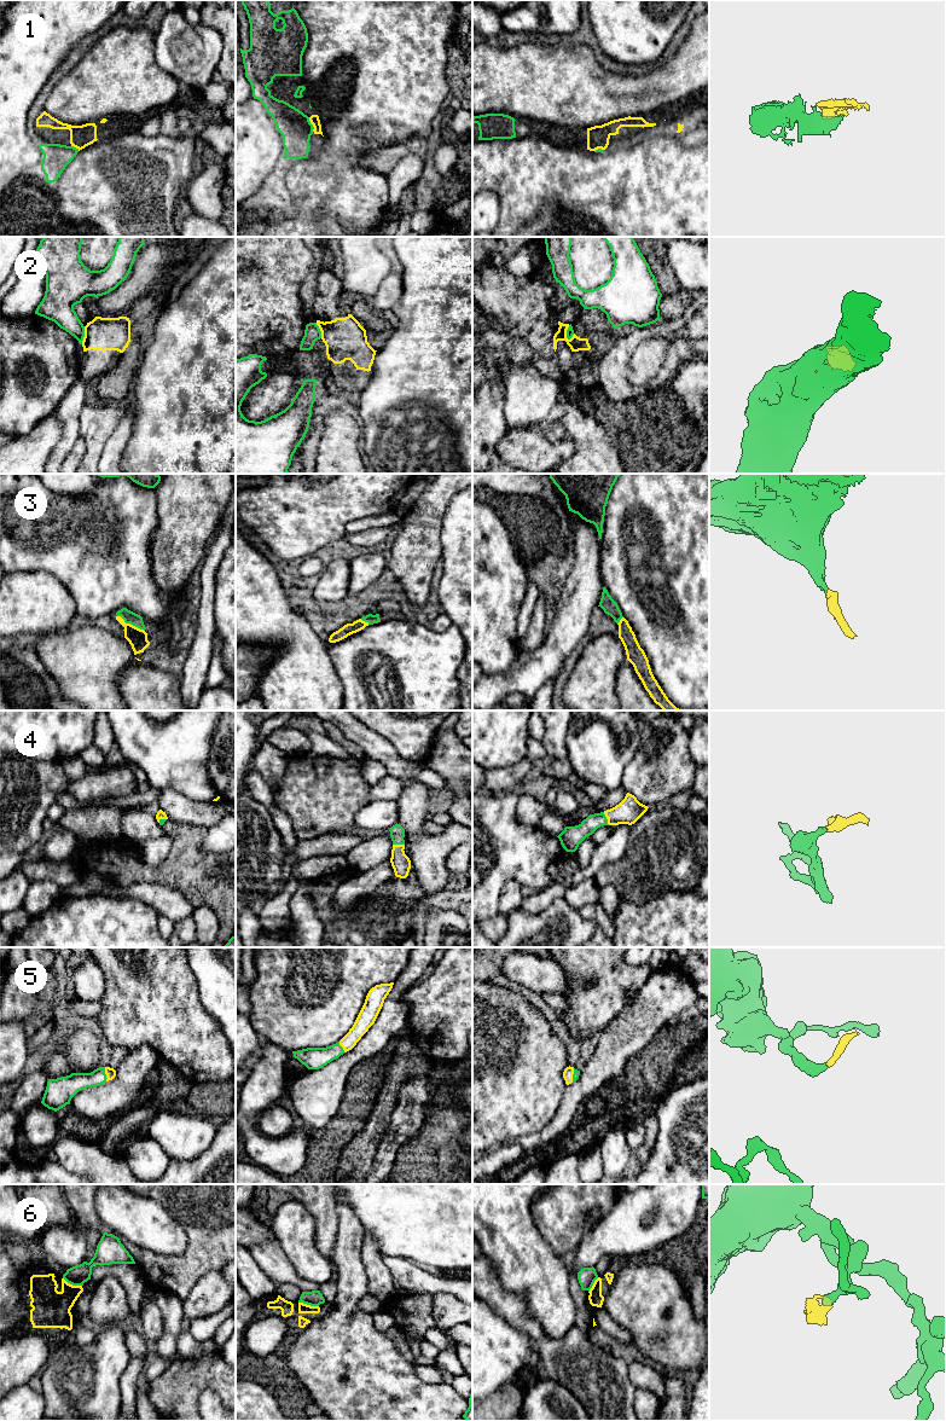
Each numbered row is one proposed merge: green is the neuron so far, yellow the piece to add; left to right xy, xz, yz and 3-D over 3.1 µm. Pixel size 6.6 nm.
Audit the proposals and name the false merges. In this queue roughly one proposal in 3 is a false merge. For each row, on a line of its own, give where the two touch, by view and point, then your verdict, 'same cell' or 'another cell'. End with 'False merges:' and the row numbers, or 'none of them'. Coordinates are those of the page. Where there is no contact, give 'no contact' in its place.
1: contact xz (312, 125); same cell
2: contact xy (83, 335); another cell
3: contact xy (131, 624); same cell
4: contact yz (605, 818); same cell
5: contact xy (105, 1074); same cell
6: contact xz (308, 1304); another cell
False merges: 2, 6

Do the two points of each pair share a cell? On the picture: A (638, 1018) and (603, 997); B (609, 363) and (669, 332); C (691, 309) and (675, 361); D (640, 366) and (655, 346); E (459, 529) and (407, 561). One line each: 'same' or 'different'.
A: different
B: same
C: same
D: same
E: different

